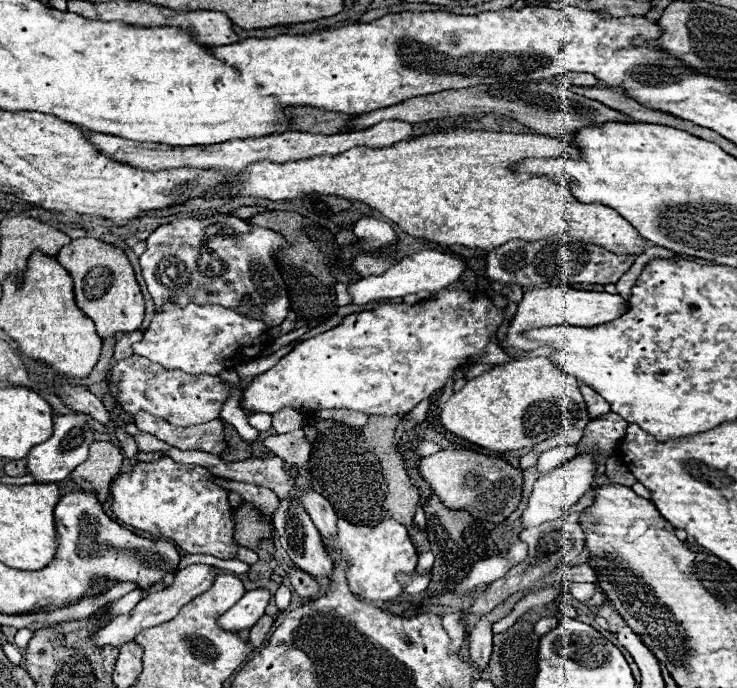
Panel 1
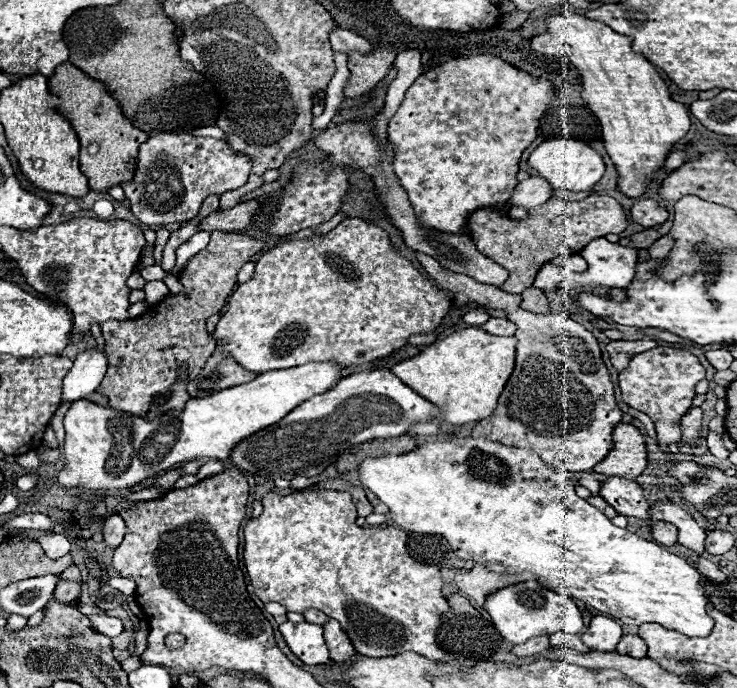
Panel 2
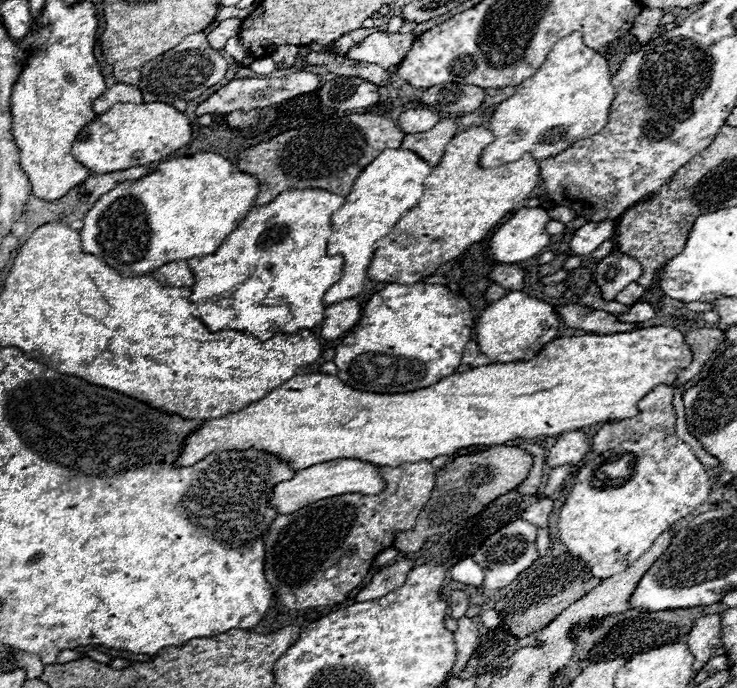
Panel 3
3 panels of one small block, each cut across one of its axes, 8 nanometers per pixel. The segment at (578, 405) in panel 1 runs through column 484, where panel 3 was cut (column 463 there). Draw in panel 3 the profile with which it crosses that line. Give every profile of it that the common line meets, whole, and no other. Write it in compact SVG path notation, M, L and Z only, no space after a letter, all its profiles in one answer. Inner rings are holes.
M650 326L650 328L642 328L636 332L620 332L620 334L606 334L606 336L594 336L594 334L584 334L584 336L568 336L568 338L556 338L552 342L548 342L548 346L544 346L544 350L540 352L540 356L536 356L532 362L506 362L506 364L486 364L486 366L478 366L472 368L468 372L462 374L452 374L442 378L440 382L428 386L428 388L420 388L414 392L406 392L406 394L374 394L374 392L360 392L354 390L350 386L346 386L338 376L328 376L328 374L298 374L294 378L290 378L286 384L274 388L270 394L266 394L262 400L226 414L222 418L216 420L206 420L202 424L200 430L196 430L194 434L188 436L186 446L180 454L180 458L176 460L178 466L192 466L198 460L202 460L204 456L212 454L212 452L220 452L220 450L246 450L246 448L260 448L260 450L268 450L272 454L278 454L282 460L288 460L290 466L294 470L302 470L314 464L322 464L328 460L340 460L340 458L358 458L364 462L372 462L378 466L400 466L404 462L424 462L424 460L432 460L436 456L450 456L460 448L470 448L470 446L498 446L498 444L506 444L508 440L534 440L538 436L556 436L562 432L570 432L570 430L580 430L586 426L594 426L594 424L602 424L608 420L622 420L622 418L632 418L636 416L640 410L636 408L636 404L658 384L672 384L678 376L678 372L688 366L692 362L692 350L686 346L684 342L684 334L676 328L670 326Z

